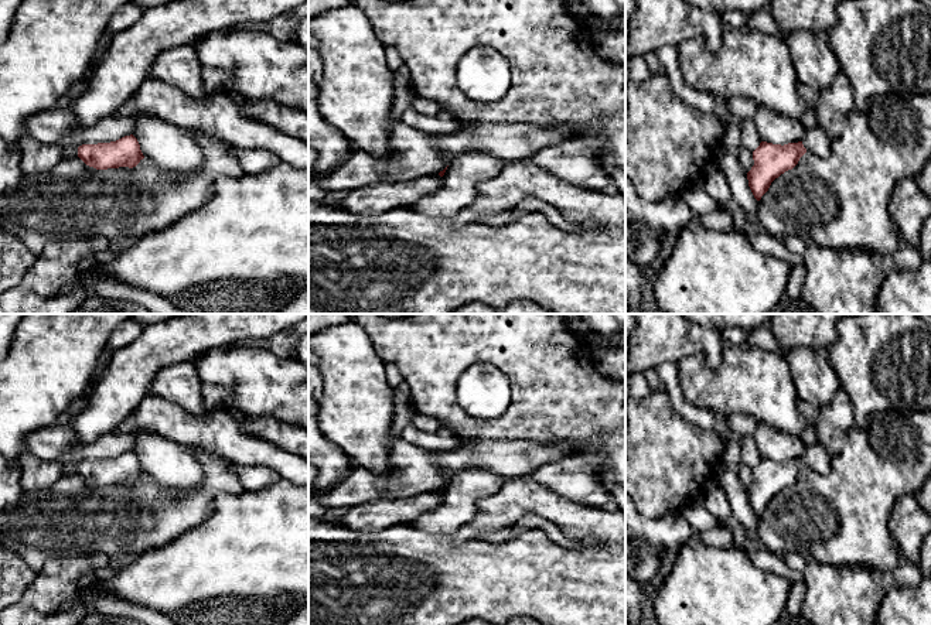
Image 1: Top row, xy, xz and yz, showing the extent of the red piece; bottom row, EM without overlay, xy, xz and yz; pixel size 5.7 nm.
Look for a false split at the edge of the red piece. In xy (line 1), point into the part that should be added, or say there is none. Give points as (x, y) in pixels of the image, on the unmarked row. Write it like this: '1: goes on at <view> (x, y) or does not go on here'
1: does not go on here

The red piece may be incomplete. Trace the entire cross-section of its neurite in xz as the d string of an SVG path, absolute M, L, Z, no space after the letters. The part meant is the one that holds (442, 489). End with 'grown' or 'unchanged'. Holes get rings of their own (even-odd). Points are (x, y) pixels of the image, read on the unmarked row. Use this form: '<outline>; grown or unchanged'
M447 484L440 489L410 498L376 499L365 506L354 506L347 509L338 522L354 532L376 532L395 525L410 523L422 513L440 505L446 486Z; grown

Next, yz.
M816 443L806 447L798 460L773 461L761 458L753 468L754 482L747 489L748 503L757 518L768 508L771 499L788 486L792 486L799 475L808 469L811 474L828 475L831 472L832 455Z; grown

